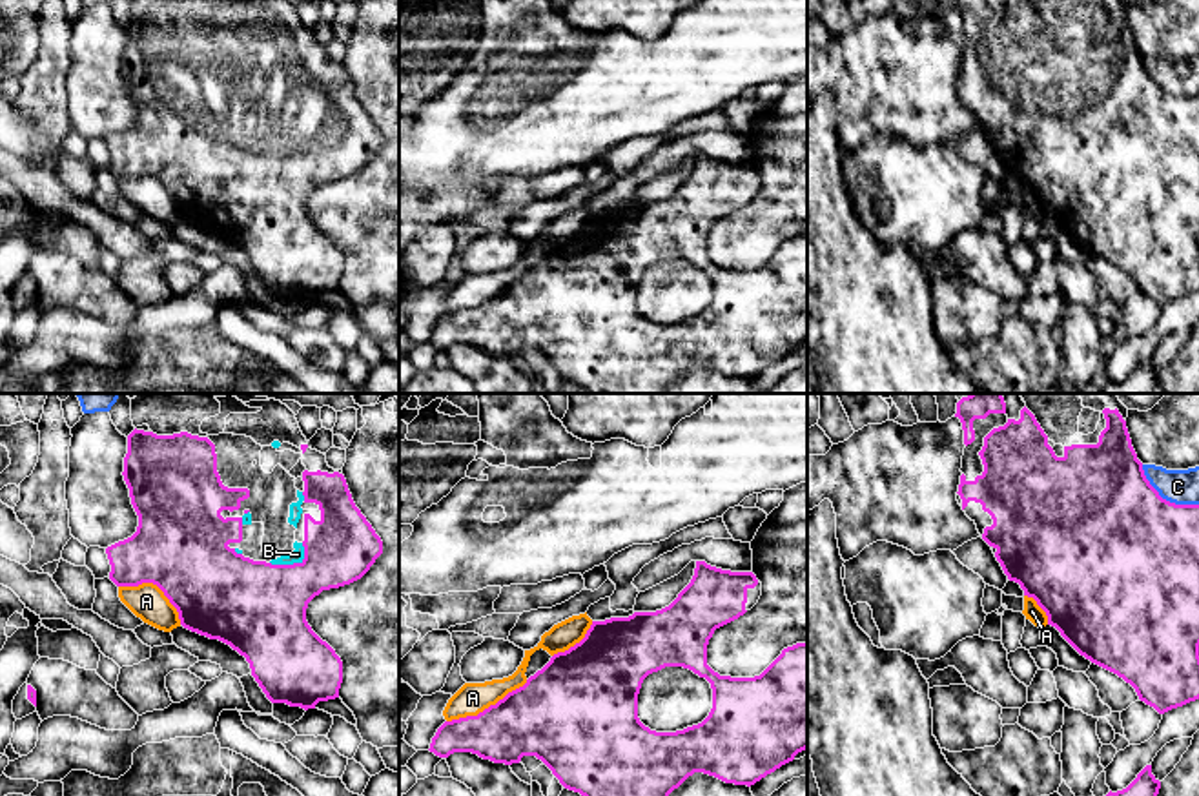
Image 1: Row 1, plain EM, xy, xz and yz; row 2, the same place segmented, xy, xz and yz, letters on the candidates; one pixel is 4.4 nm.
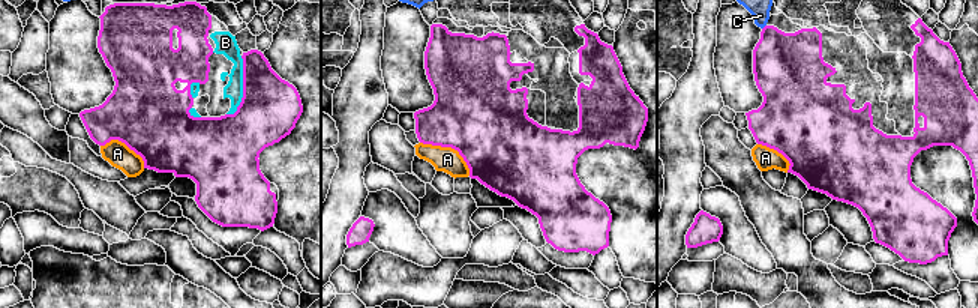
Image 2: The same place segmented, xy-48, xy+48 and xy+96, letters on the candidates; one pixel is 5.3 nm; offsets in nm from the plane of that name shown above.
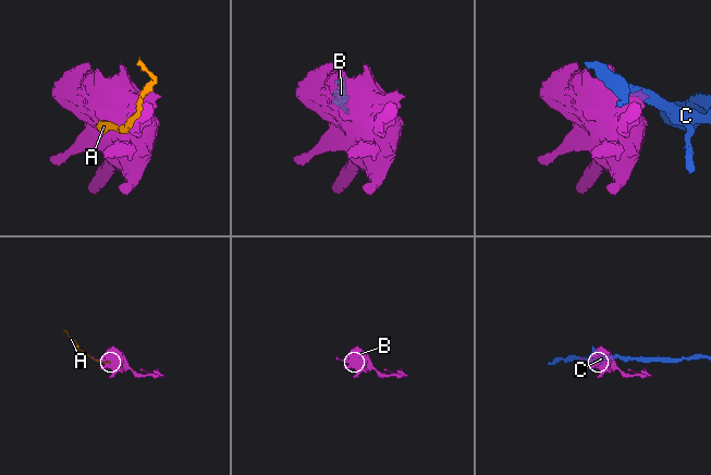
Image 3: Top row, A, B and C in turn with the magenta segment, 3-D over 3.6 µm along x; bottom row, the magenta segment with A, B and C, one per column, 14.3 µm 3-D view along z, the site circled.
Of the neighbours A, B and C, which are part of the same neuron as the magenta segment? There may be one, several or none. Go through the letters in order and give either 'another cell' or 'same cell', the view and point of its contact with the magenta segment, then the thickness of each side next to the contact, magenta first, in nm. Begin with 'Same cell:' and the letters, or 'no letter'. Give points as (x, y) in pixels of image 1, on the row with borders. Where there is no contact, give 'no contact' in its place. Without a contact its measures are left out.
Same cell: A, B
A: same cell; contact xz (489, 707); calibres 340 and 140 nm
B: same cell; contact xy (294, 563); calibres 400 and 60 nm
C: another cell; contact yz (1165, 500); calibres 500 and 160 nm

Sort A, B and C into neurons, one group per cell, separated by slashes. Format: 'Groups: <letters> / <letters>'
Groups: A B / C

